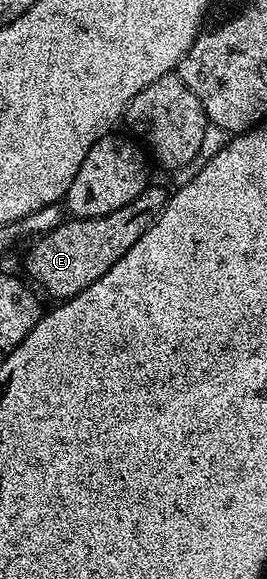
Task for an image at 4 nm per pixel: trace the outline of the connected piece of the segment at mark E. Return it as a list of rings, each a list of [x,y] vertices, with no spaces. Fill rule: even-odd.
[[[152,183],[140,192],[138,199],[130,199],[126,207],[110,211],[110,215],[61,220],[58,227],[33,240],[36,242],[24,261],[27,280],[33,286],[41,285],[50,296],[60,297],[56,299],[77,297],[82,290],[90,287],[90,283],[102,279],[102,275],[106,275],[106,271],[110,271],[110,267],[114,267],[114,263],[118,263],[118,259],[122,259],[122,255],[126,255],[138,239],[142,239],[145,231],[156,222],[165,200],[166,193]]]

